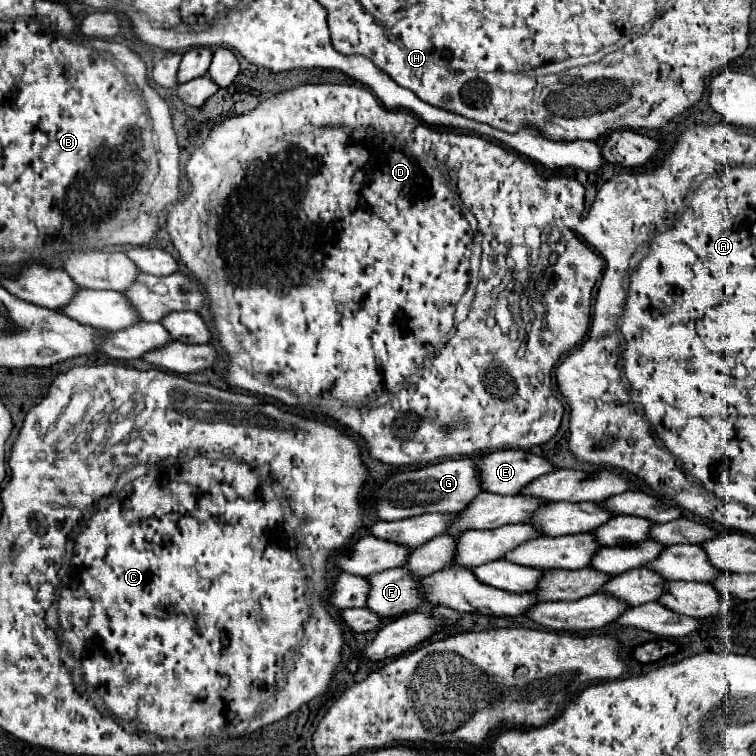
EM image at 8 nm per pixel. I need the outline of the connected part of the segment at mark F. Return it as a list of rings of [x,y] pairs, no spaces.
[[[404,566],[372,574],[368,576],[368,582],[370,582],[370,592],[366,608],[376,616],[380,616],[380,620],[390,620],[420,608],[422,600],[416,584],[420,582],[420,578],[408,576]]]

